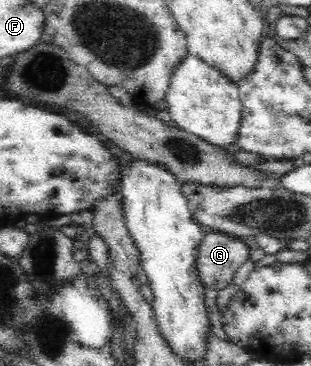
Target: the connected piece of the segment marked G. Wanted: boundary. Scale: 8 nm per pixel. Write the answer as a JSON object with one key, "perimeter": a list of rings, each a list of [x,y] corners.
{"perimeter":[[[204,234],[196,250],[196,278],[205,290],[221,292],[233,284],[237,270],[249,260],[253,245],[231,235]]]}

